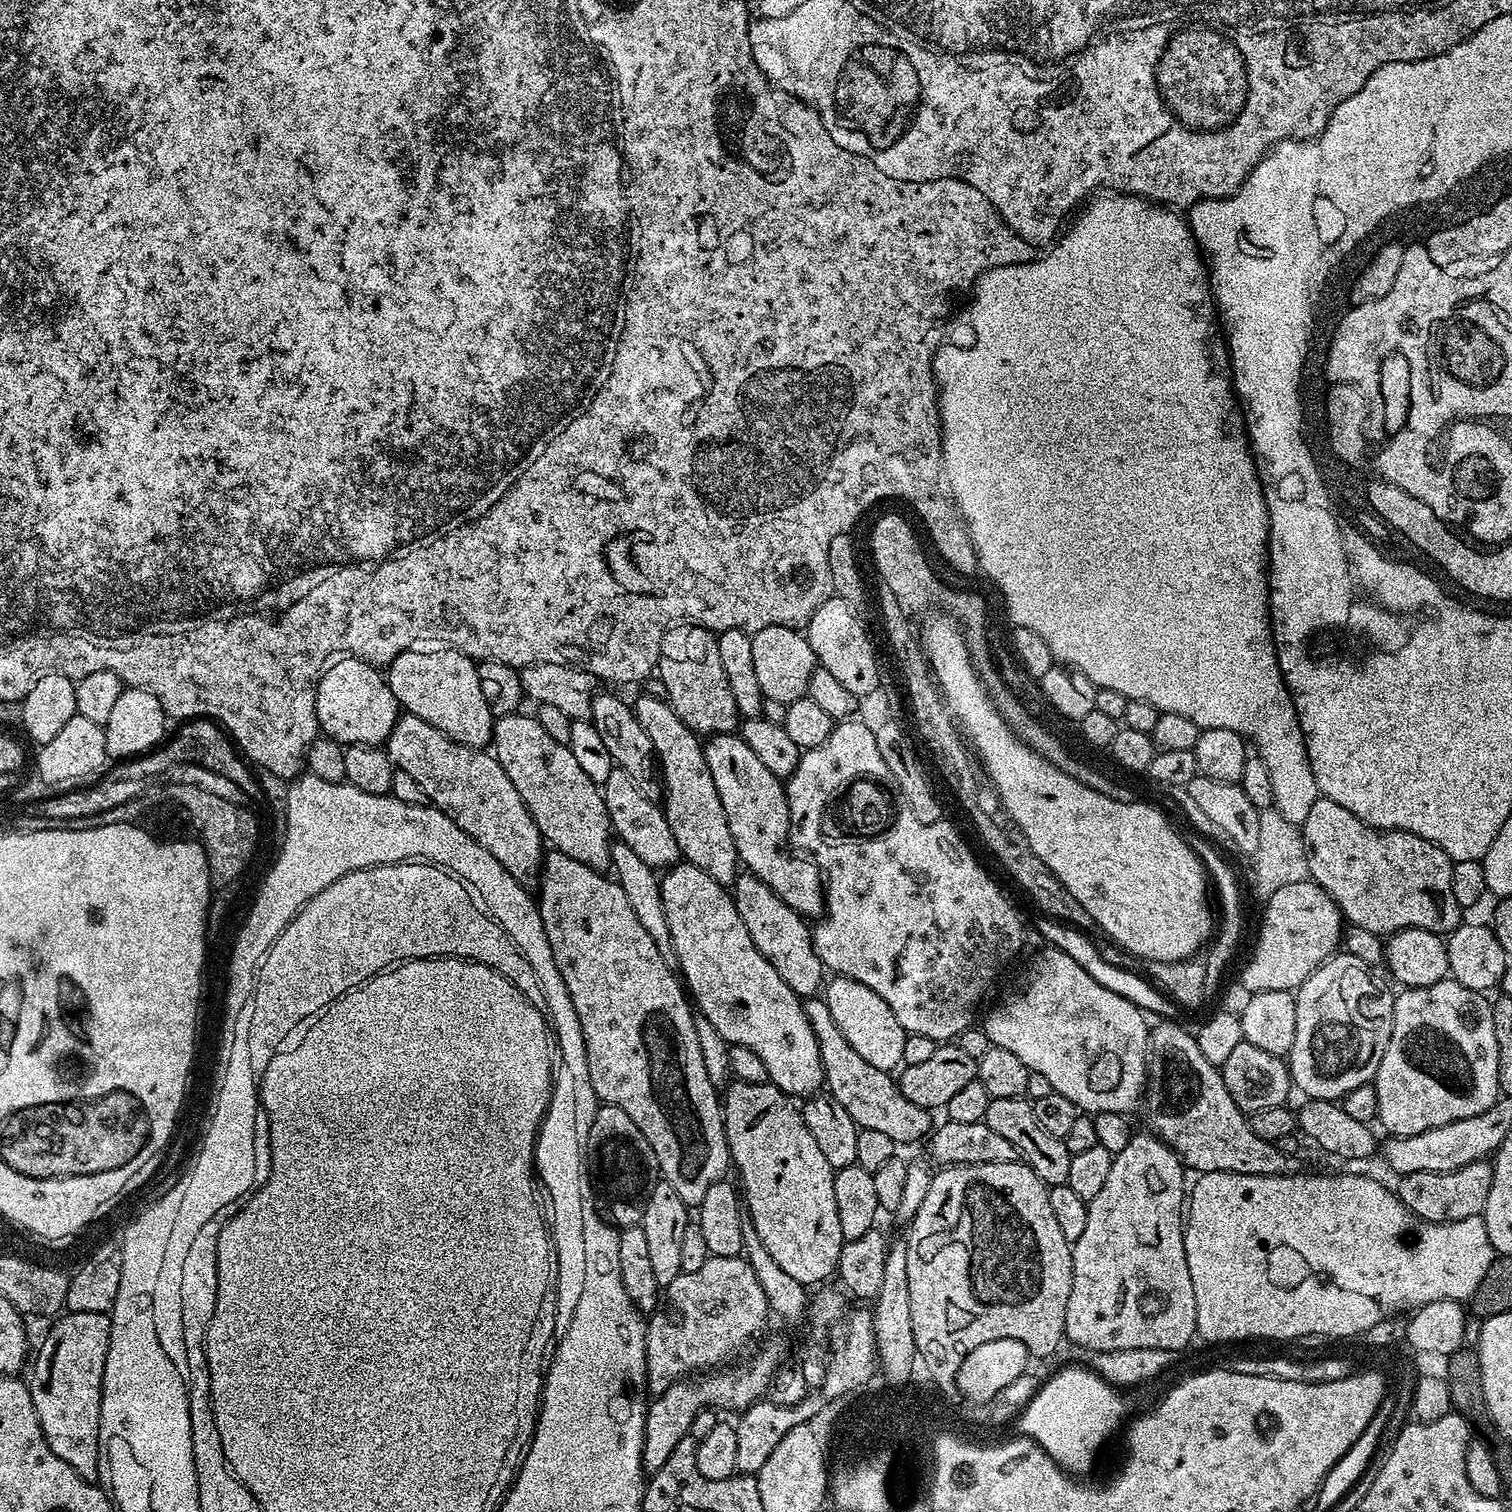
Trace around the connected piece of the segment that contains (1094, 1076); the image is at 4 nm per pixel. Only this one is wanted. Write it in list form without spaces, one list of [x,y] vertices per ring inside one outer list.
[[[1056,947],[1042,948],[1028,972],[1024,989],[989,1010],[988,1017],[982,1021],[984,1033],[994,1048],[1010,1050],[1010,1054],[1019,1058],[1029,1072],[1046,1074],[1052,1091],[1073,1100],[1081,1113],[1132,1114],[1141,1103],[1148,1079],[1150,1024],[1144,1021],[1145,1013],[1113,990],[1099,985],[1070,955]]]

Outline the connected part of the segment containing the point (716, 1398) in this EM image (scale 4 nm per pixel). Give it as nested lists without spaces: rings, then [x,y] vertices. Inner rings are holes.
[[[741,1361],[734,1369],[730,1369],[722,1368],[685,1377],[648,1404],[643,1438],[645,1473],[657,1472],[662,1467],[676,1444],[691,1433],[691,1427],[704,1408],[741,1412],[761,1399],[756,1392],[756,1366],[746,1366]]]

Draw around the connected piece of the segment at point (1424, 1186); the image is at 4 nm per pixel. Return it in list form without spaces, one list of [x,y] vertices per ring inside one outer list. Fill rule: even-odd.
[[[1479,1160],[1449,1172],[1406,1174],[1400,1176],[1397,1181],[1397,1184],[1394,1184],[1396,1195],[1419,1220],[1425,1220],[1431,1224],[1460,1222],[1462,1218],[1480,1216],[1483,1213],[1486,1198],[1490,1198],[1492,1164],[1488,1160]]]

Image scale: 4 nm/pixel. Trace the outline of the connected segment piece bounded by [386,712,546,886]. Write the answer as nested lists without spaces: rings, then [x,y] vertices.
[[[404,712],[396,717],[396,724],[390,730],[386,741],[386,751],[393,769],[410,774],[425,792],[427,803],[431,807],[446,814],[446,818],[450,818],[462,831],[470,834],[470,838],[474,838],[478,846],[486,846],[486,850],[490,850],[490,854],[494,854],[494,858],[498,858],[498,862],[502,862],[502,866],[510,870],[510,874],[514,874],[514,878],[521,884],[532,886],[537,883],[540,865],[543,864],[546,855],[546,841],[540,835],[530,810],[526,810],[522,794],[514,790],[514,782],[506,778],[506,770],[498,766],[495,756],[452,740],[446,734],[442,734],[442,730],[430,726],[430,722],[418,718],[413,712]]]

